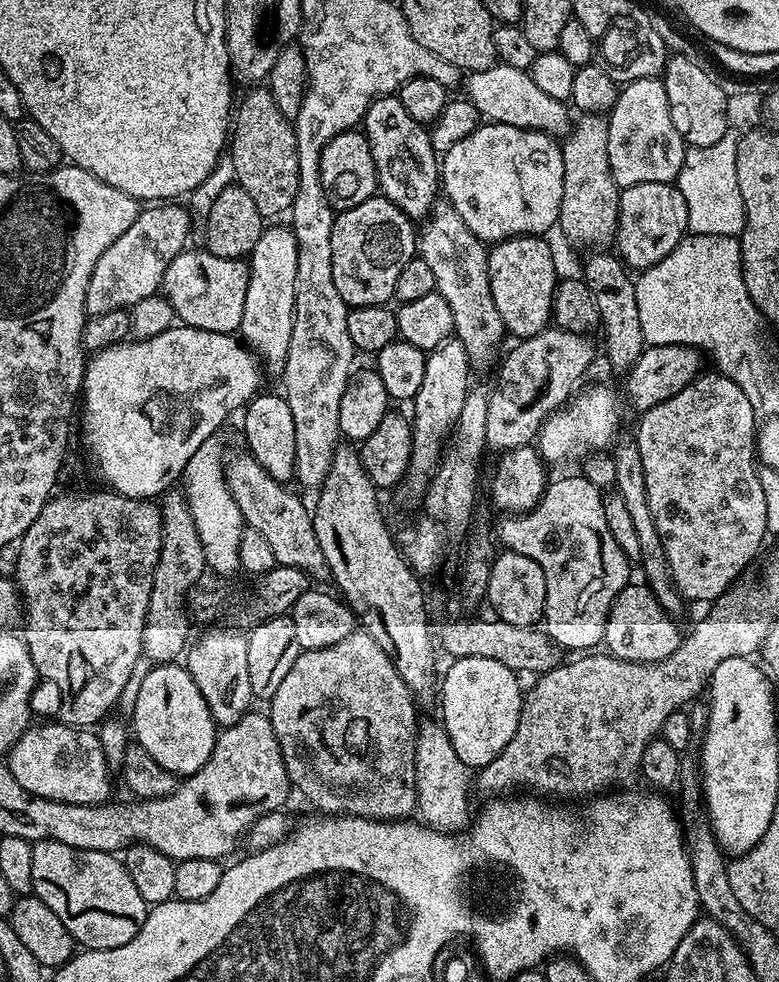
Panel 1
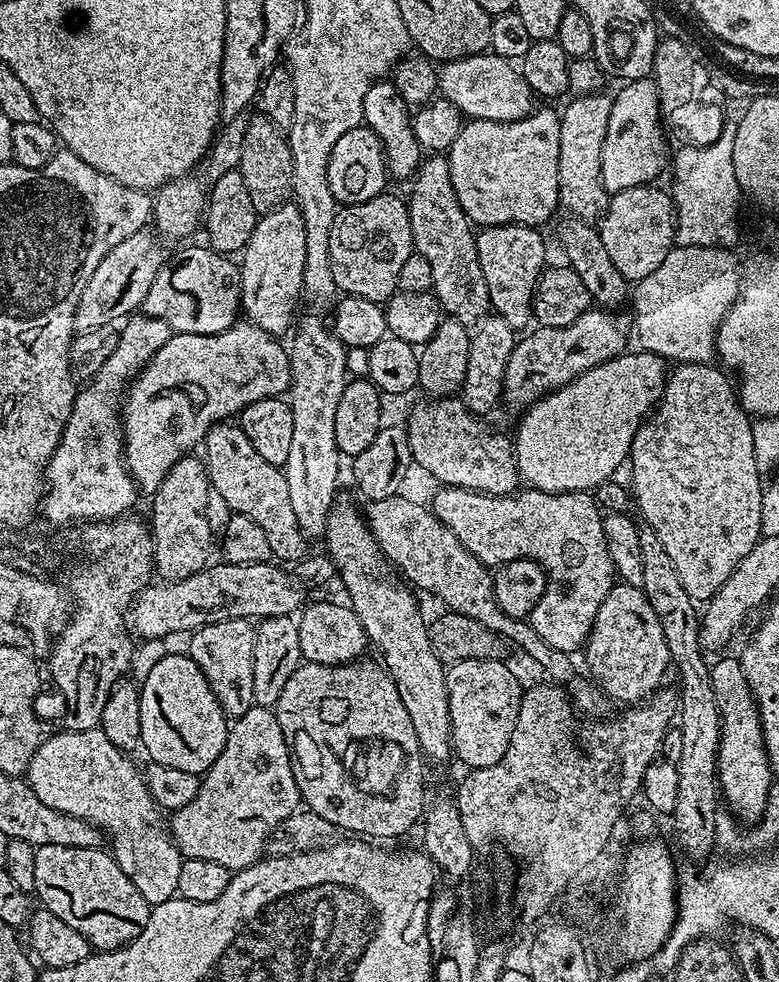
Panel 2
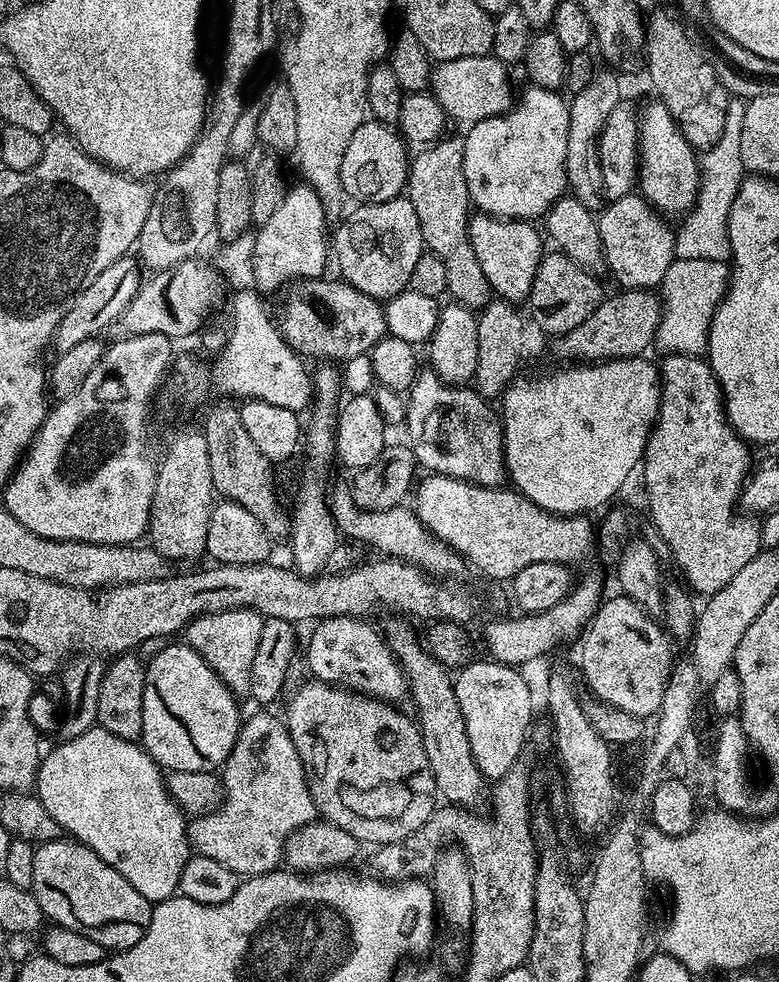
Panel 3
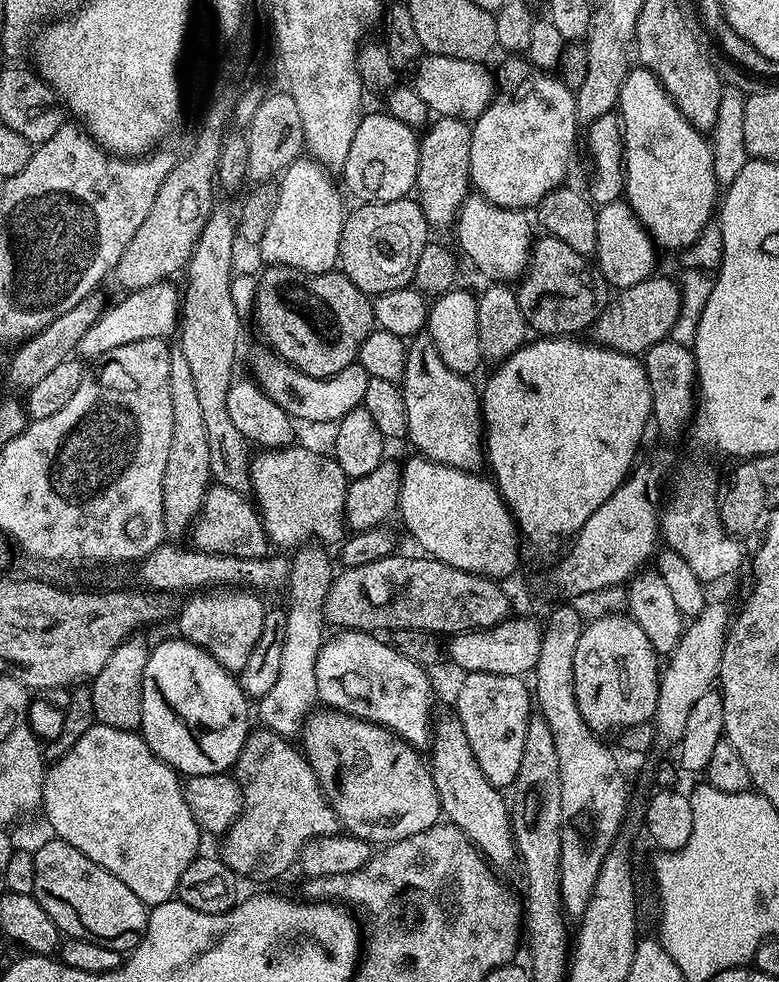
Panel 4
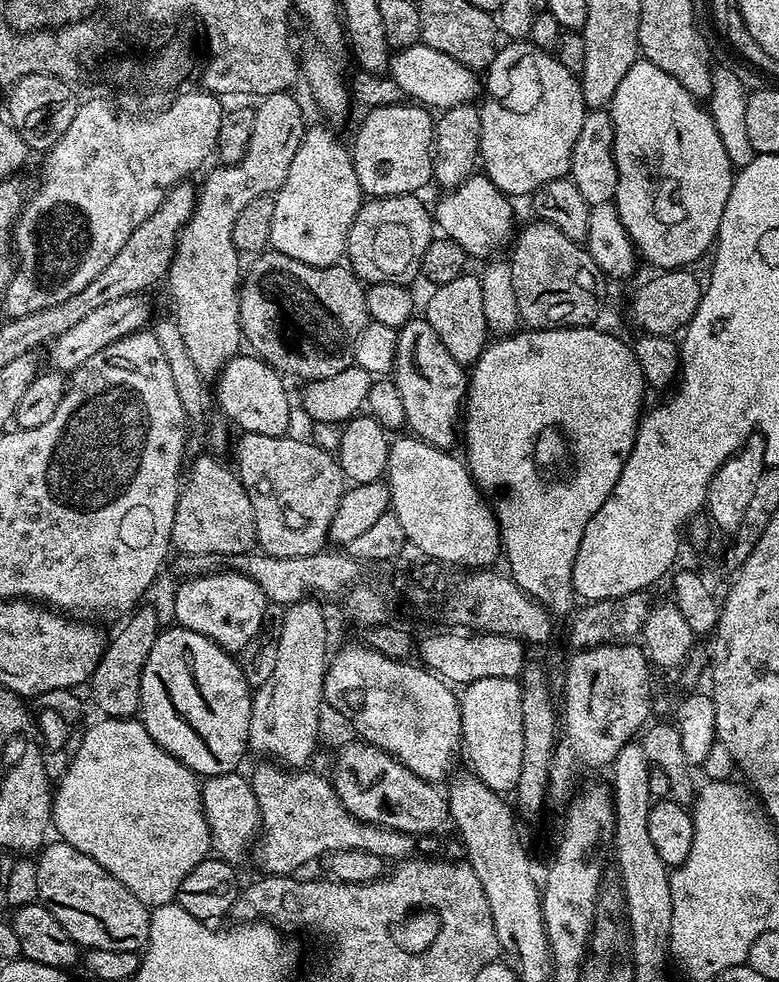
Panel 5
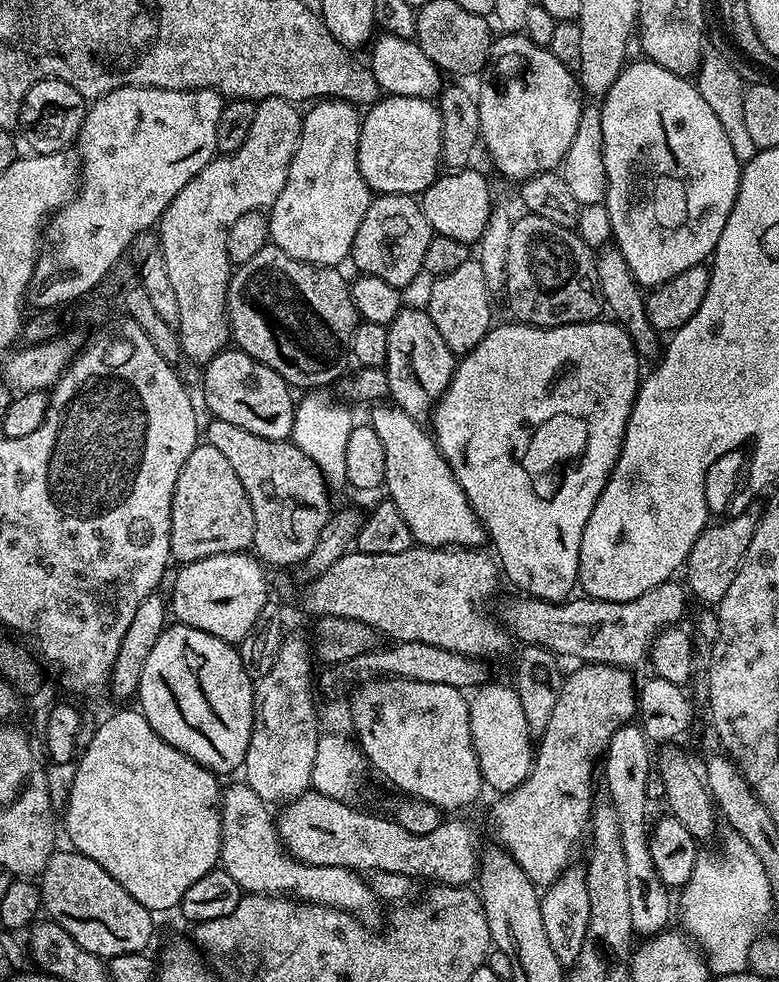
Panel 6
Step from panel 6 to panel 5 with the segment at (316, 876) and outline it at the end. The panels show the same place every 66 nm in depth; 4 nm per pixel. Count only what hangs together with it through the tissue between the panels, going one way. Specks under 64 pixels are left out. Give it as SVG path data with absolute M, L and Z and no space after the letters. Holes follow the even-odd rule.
M239 771L207 777L200 785L200 797L212 835L212 852L229 862L245 859L250 845L260 832L260 807L252 789L252 781Z

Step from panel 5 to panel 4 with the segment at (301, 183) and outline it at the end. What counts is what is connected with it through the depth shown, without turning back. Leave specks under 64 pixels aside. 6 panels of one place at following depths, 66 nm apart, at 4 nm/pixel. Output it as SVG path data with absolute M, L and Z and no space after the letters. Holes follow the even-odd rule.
M311 158L295 160L291 166L284 169L278 180L280 185L278 206L274 206L270 226L266 226L266 234L262 234L258 245L258 251L260 251L261 258L265 260L263 262L265 265L281 264L310 274L330 272L337 267L337 253L340 250L346 207L344 208L344 200L340 197L341 189L338 184L338 189L336 189L332 176L333 173L325 168L320 161Z

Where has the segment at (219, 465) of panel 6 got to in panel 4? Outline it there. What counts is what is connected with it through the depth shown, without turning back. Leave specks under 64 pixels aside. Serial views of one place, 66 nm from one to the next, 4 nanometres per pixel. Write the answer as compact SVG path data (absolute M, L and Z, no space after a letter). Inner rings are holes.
M217 483L209 487L190 529L191 547L210 554L230 554L238 558L264 558L269 555L270 541L264 533L264 521L245 493Z

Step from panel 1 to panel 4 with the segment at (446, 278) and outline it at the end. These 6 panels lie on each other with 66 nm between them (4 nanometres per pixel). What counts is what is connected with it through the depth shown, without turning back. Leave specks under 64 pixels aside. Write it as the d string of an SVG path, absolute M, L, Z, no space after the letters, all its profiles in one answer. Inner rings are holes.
M458 116L433 119L430 127L423 133L415 191L420 192L418 203L429 229L444 228L447 224L455 225L456 215L460 213L462 202L470 194L471 141L472 124Z

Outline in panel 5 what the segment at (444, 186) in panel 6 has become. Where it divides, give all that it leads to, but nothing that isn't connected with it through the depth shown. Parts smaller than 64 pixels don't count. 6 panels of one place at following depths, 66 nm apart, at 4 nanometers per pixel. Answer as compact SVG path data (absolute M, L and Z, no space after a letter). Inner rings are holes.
M473 174L465 178L459 186L443 193L444 197L434 204L434 224L447 239L458 242L466 250L469 258L484 256L492 258L499 248L507 249L514 236L512 228L512 204L490 178L483 174Z

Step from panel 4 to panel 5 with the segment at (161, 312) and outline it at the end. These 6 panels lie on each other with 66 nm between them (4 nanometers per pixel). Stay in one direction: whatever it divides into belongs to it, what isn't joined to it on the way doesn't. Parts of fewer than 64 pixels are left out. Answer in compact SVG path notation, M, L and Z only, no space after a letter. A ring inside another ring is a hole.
M140 294L118 298L114 302L106 302L106 306L98 306L98 310L86 314L86 318L82 318L82 322L70 326L70 330L66 330L66 334L58 334L52 340L47 349L49 351L48 360L52 363L49 365L57 372L71 374L86 362L90 362L90 358L94 358L94 354L98 354L98 350L106 350L106 346L110 346L130 334L145 331L153 316L151 306L144 299L145 297Z

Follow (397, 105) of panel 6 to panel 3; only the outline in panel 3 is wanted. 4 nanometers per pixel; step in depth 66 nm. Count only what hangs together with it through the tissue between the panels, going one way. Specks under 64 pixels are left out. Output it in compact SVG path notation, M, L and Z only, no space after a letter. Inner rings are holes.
M375 118L365 119L363 124L354 130L350 142L346 146L346 152L342 154L342 168L340 181L344 187L345 197L356 199L356 202L386 202L393 200L405 191L408 182L408 165L410 152L404 143L404 137L391 123Z

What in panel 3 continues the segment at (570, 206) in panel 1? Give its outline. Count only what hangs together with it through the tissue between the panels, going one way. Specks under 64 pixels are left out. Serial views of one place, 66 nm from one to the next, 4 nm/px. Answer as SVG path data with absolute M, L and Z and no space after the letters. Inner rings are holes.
M612 70L597 71L596 77L587 86L582 86L582 90L571 93L568 105L570 126L566 134L566 162L564 163L568 175L568 188L571 195L593 210L601 207L604 191L600 165L600 131L610 110L614 110L614 106L622 103L619 78L621 79Z

